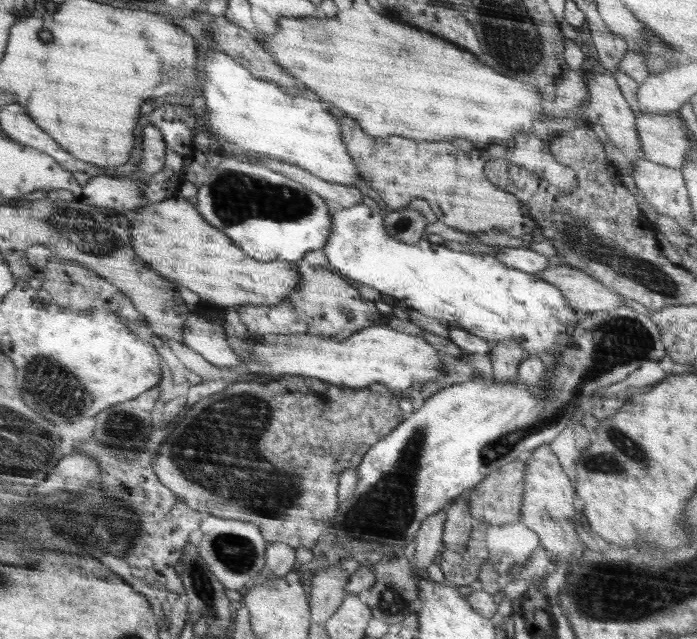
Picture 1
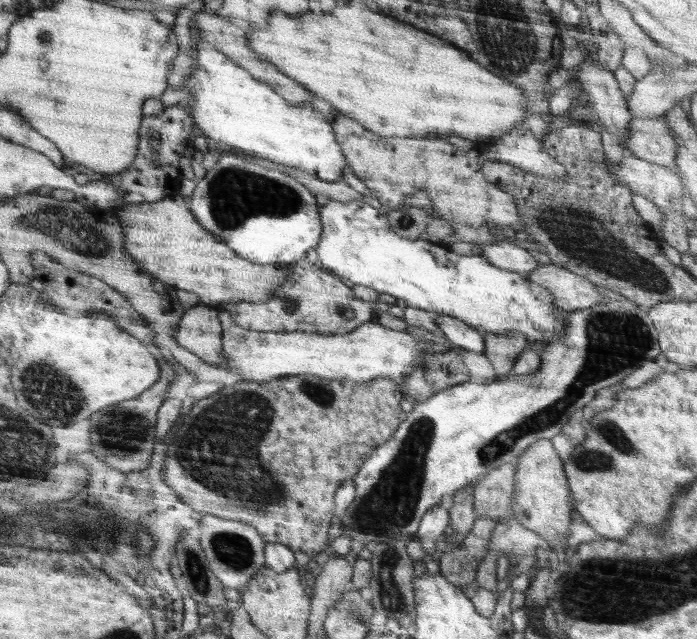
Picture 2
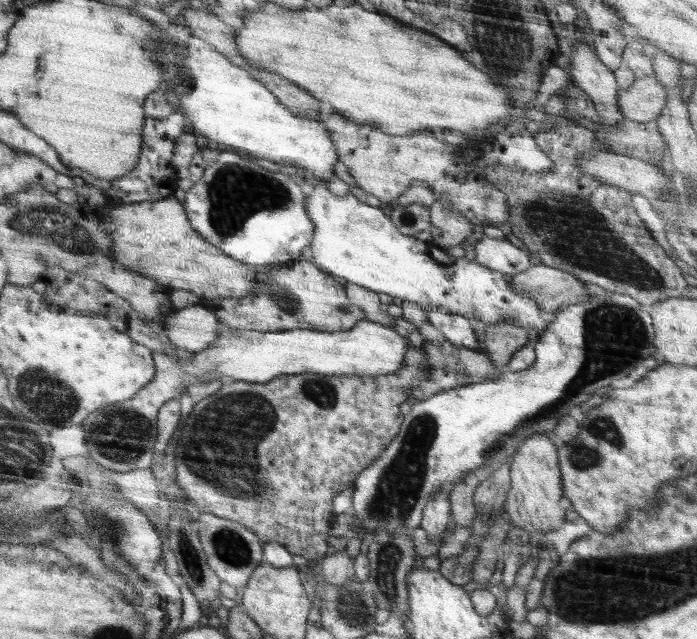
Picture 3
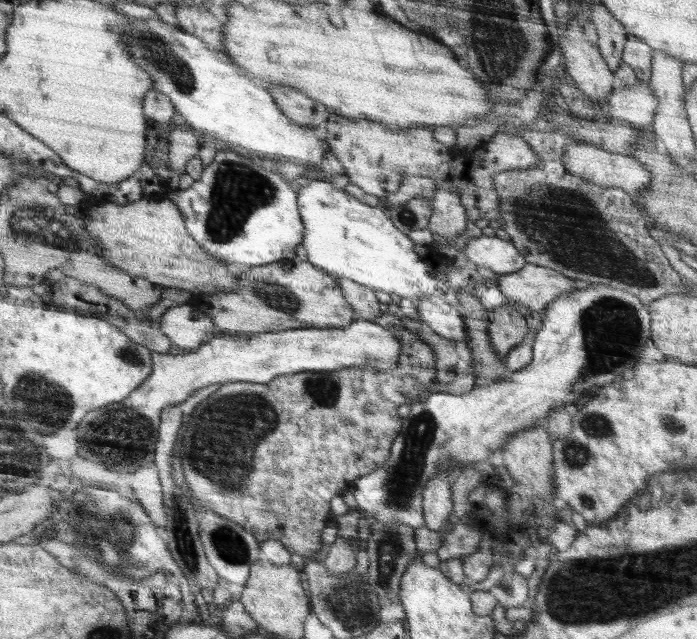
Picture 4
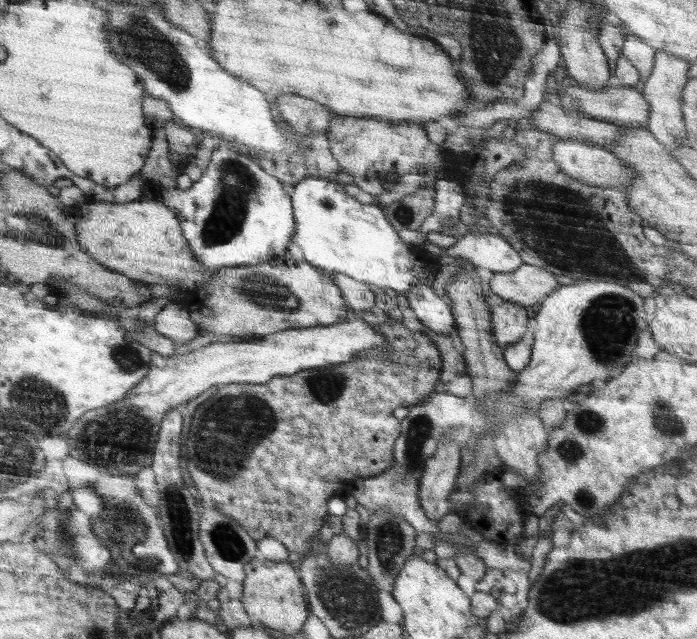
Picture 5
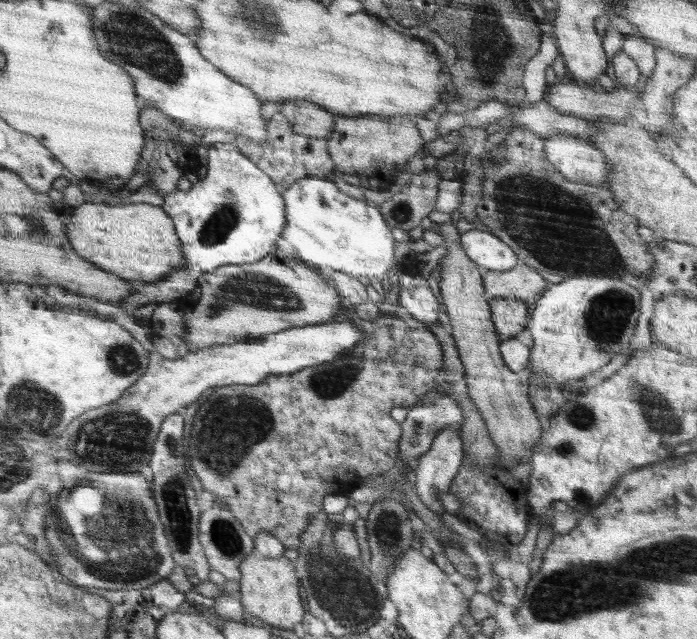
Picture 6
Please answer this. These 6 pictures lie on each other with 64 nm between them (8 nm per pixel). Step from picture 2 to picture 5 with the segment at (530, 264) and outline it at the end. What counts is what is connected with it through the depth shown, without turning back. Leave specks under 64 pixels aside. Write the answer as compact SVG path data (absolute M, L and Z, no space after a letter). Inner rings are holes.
M469 232L458 236L456 244L450 246L448 252L449 257L468 259L493 273L512 272L525 263L508 242L488 233Z

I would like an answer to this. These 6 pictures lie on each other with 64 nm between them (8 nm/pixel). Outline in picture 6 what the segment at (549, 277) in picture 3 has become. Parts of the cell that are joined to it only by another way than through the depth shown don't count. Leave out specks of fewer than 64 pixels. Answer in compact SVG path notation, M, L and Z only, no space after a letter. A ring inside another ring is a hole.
M520 262L507 271L487 271L483 276L483 286L493 298L514 297L528 302L546 292L550 284L538 271Z

